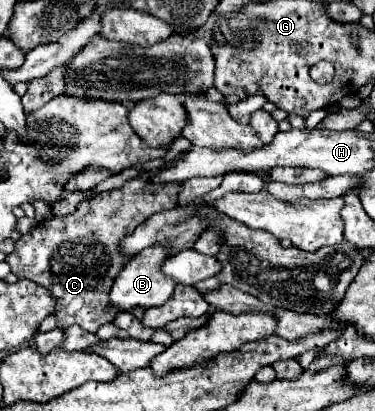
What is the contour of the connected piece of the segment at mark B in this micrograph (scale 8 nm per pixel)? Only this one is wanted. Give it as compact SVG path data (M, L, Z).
M161 245L161 247L147 247L145 251L137 253L127 267L121 271L121 275L115 279L113 287L111 287L111 301L115 307L119 307L121 311L131 311L137 305L143 305L145 309L149 307L157 307L163 305L175 289L175 279L169 279L163 275L161 267L165 263L167 257L171 257L171 251L165 251L165 247L169 245Z

